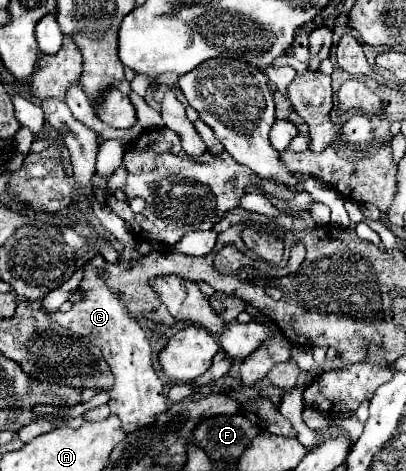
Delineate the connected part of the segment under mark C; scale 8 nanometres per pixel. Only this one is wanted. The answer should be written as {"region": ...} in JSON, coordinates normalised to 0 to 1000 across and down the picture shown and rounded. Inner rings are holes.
{"region":[[[212,554],[202,571],[207,571],[207,588],[197,597],[202,635],[167,665],[138,660],[128,677],[182,707],[217,715],[256,749],[256,762],[266,766],[276,796],[286,805],[281,822],[271,826],[266,864],[276,881],[296,885],[300,911],[320,919],[369,902],[394,877],[414,868],[409,839],[399,834],[404,813],[394,809],[374,775],[374,741],[365,728],[365,711],[335,686],[335,677],[320,673],[300,631],[261,605],[261,597],[246,588],[246,571],[222,563],[222,554]]]}

